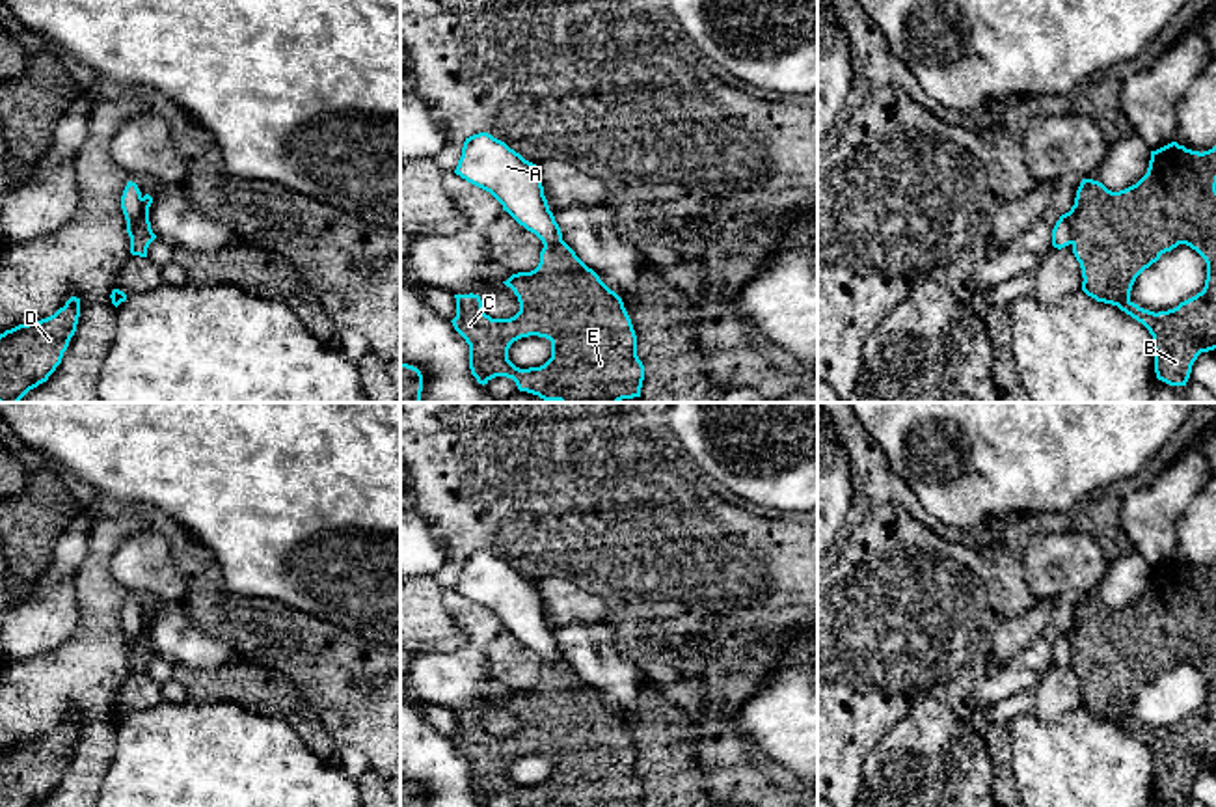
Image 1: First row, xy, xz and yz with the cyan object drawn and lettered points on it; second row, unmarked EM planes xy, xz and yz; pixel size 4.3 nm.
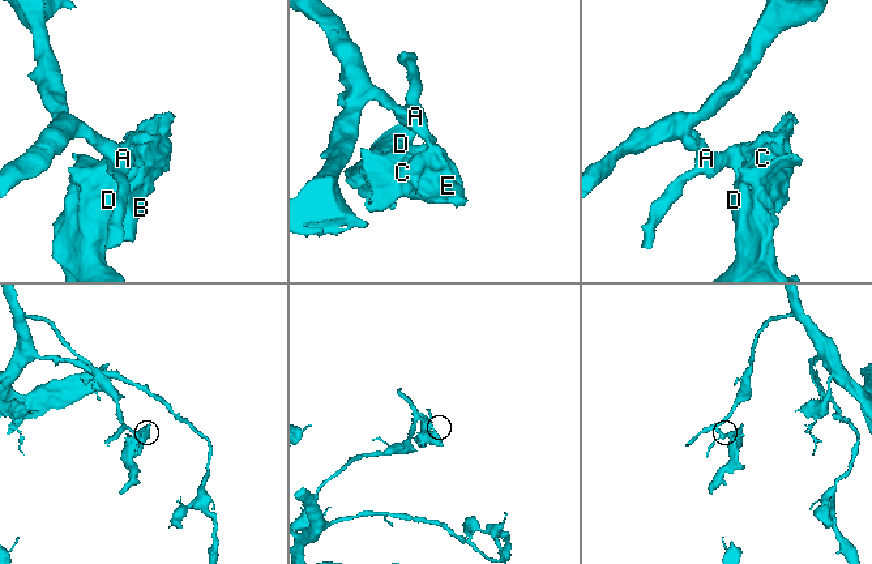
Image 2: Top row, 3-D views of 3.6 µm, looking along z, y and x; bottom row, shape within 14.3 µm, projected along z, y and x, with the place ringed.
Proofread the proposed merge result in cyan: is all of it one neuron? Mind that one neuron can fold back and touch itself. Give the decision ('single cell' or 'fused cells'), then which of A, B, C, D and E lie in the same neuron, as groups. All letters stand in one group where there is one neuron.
fused cells; A / B C D E

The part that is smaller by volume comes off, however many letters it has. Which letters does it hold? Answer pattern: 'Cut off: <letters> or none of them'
Cut off: B, C, D, E

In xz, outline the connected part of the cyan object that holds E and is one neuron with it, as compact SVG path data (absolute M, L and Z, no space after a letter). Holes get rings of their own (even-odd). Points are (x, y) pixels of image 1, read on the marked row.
M564 240L544 246L534 270L512 274L503 283L520 302L520 311L510 319L486 315L479 294L454 294L456 317L451 322L469 345L469 369L479 384L507 376L520 391L559 403L620 403L641 397L644 365L637 356L637 335L624 302ZM529 335L549 339L551 358L540 367L520 369L508 360L508 349Z

